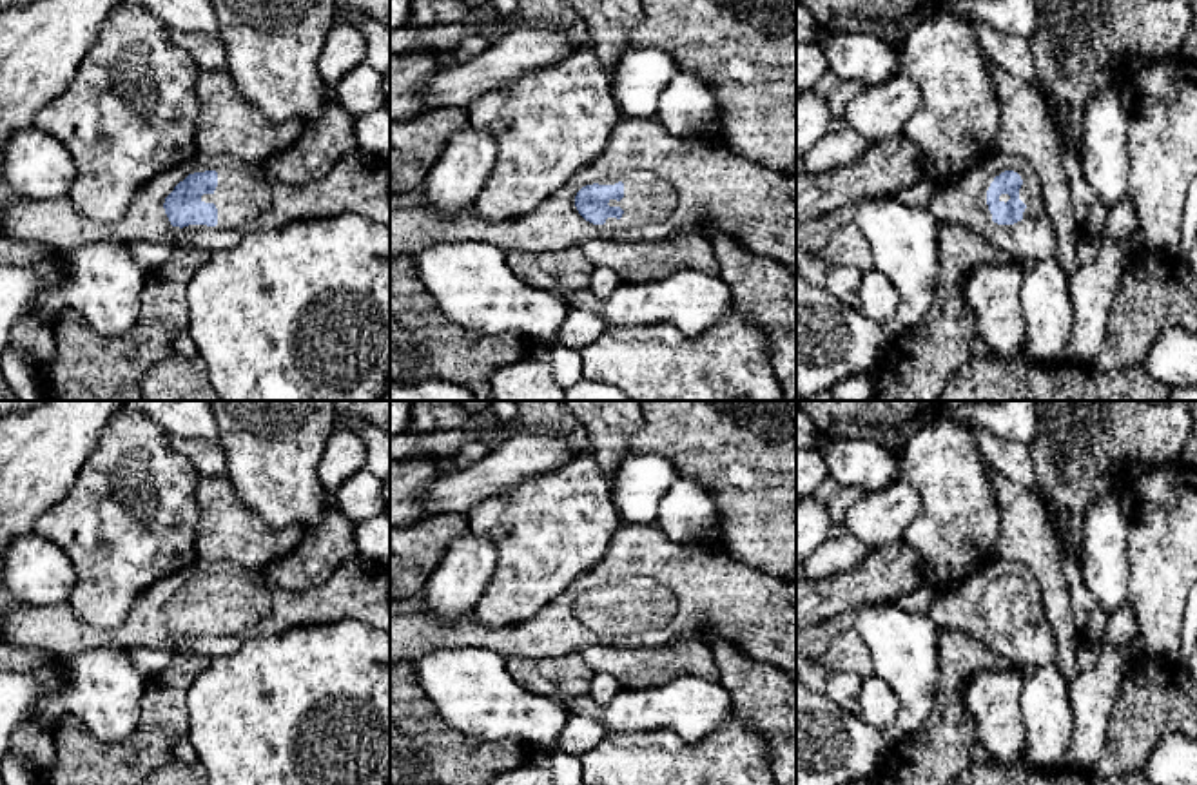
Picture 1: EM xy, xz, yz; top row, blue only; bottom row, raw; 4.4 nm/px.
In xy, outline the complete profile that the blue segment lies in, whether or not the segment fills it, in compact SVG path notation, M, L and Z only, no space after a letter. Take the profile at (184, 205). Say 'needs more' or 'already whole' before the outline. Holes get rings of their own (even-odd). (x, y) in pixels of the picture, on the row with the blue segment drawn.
needs more; M355 149L343 156L325 178L307 185L288 185L265 174L259 165L229 154L196 154L187 163L160 172L138 189L127 214L114 223L82 216L69 198L22 199L0 214L0 232L67 254L94 243L158 243L169 248L192 247L209 254L225 252L250 232L276 230L299 219L359 214L390 227L390 163Z

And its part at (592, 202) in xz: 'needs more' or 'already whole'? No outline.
needs more

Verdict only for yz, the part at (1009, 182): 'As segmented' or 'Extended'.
Extended

